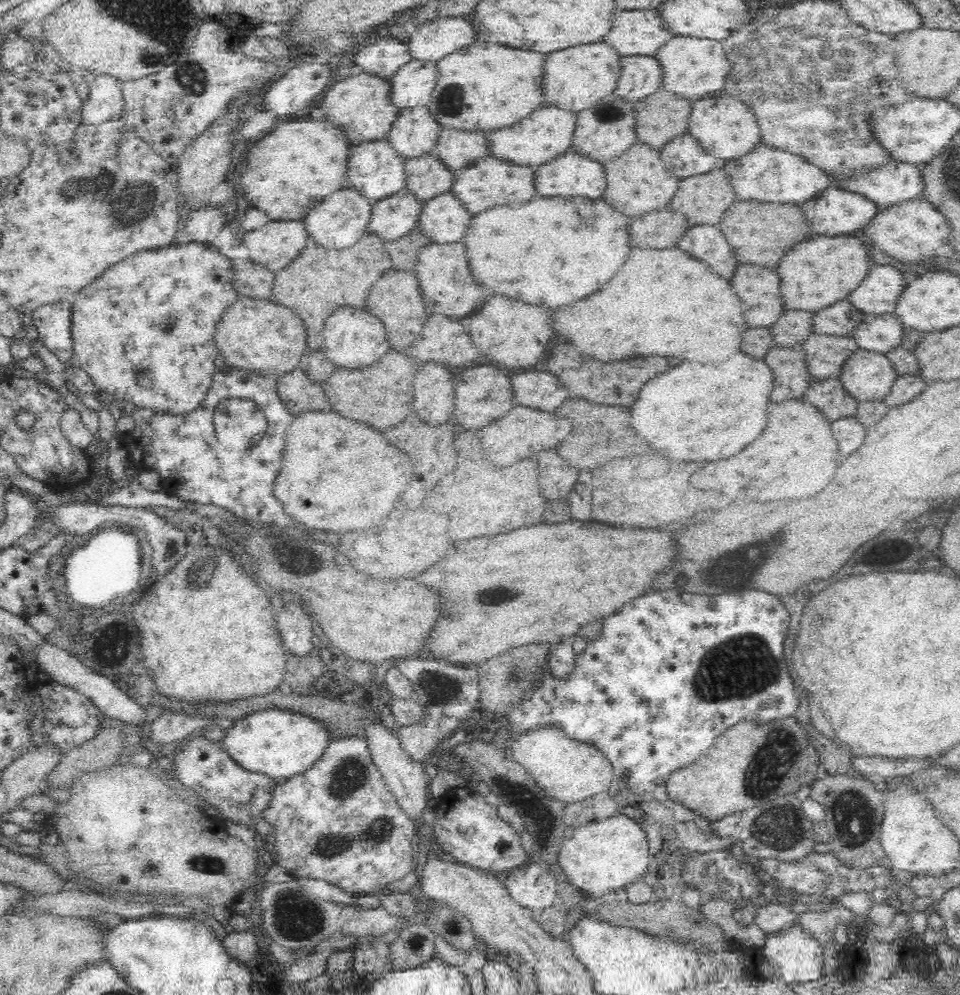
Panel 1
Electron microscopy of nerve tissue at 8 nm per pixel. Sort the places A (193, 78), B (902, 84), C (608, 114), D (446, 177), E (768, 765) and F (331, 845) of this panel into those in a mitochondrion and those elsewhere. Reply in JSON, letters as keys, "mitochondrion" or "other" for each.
{"A":"mitochondrion","B":"other","C":"mitochondrion","D":"other","E":"mitochondrion","F":"mitochondrion"}

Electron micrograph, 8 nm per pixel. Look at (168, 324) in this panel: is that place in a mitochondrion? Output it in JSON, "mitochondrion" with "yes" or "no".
{"mitochondrion":"yes"}

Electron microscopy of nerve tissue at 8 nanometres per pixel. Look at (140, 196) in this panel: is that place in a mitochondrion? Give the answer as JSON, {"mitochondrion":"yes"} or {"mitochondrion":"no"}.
{"mitochondrion":"yes"}

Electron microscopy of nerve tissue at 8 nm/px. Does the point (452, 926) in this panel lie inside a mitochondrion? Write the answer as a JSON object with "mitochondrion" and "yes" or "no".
{"mitochondrion":"yes"}

